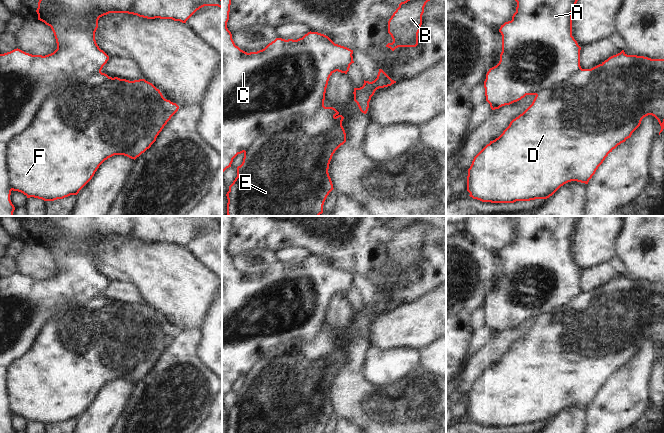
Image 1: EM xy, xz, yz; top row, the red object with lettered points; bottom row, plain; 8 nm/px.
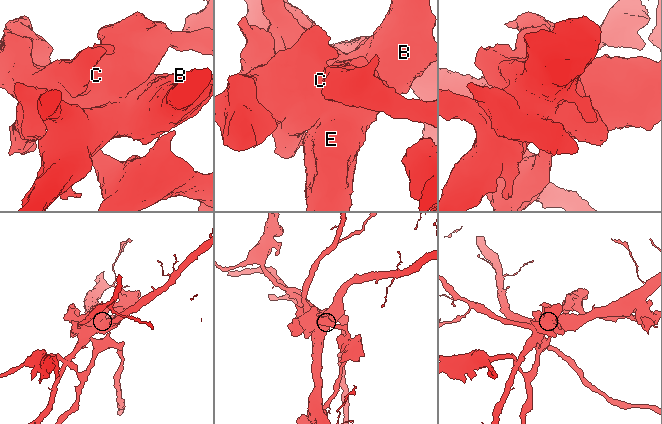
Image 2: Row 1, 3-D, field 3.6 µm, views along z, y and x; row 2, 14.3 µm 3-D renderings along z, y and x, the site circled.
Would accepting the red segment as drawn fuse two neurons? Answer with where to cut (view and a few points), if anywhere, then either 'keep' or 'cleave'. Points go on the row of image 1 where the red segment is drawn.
cut xy (100, 70), (58, 87), (8, 142), (11, 189); cleave

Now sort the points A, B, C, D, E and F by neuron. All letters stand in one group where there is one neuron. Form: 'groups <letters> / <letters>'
groups A C / B D E F

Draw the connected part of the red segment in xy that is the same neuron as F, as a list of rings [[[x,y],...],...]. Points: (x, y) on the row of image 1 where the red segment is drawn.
[[[101,71],[82,81],[74,79],[55,90],[44,101],[31,124],[7,144],[7,171],[13,191],[44,201],[77,195],[92,179],[99,166],[114,155],[136,159],[156,141],[179,106],[163,97],[159,89],[145,79],[129,81],[109,77]]]

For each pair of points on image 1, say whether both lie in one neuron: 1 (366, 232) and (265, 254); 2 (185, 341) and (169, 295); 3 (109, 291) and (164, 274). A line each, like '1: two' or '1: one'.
1: one
2: two
3: two

